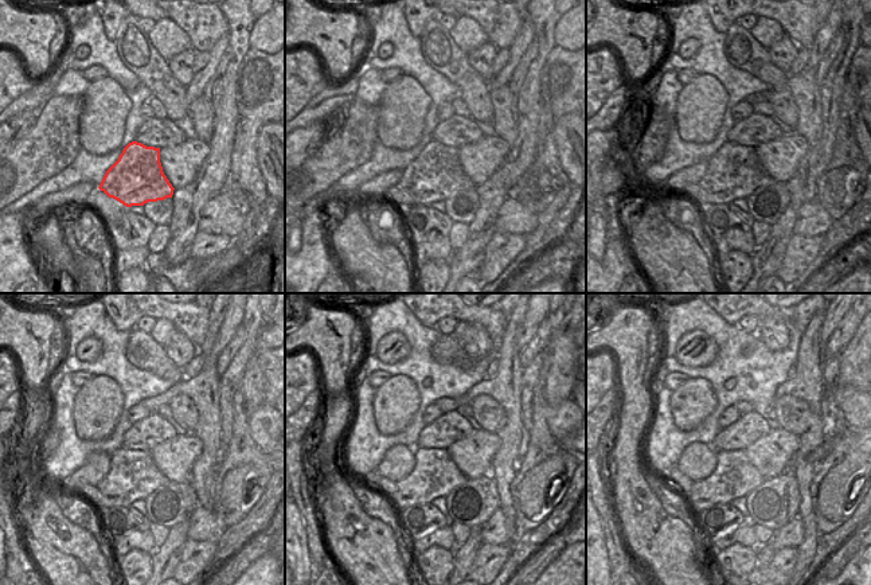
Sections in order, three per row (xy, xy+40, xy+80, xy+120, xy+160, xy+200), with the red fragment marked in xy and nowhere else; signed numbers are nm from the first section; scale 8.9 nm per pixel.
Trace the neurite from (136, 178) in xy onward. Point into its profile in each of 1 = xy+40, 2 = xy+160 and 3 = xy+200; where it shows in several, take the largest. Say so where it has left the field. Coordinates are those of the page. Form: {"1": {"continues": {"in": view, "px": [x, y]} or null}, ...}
{"1": {"continues": {"in": "xy+40", "px": [434, 175]}}, "2": {"continues": {"in": "xy+160", "px": [434, 475]}}, "3": {"continues": {"in": "xy+200", "px": [734, 476]}}}

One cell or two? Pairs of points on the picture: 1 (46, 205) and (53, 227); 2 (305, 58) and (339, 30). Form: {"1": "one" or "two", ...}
{"1": "two", "2": "two"}

